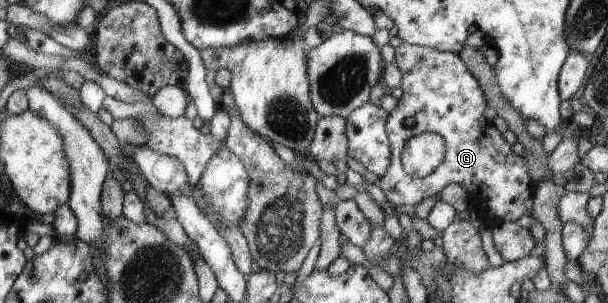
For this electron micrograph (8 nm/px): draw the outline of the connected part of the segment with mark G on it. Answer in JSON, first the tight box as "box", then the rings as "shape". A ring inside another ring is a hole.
{"box":[377,42,534,228],"shape":[[[403,42],[395,48],[395,63],[402,73],[400,87],[403,94],[398,99],[397,107],[388,113],[385,122],[392,156],[385,175],[377,182],[389,205],[397,210],[411,211],[423,199],[439,195],[450,183],[459,183],[469,196],[471,210],[478,212],[485,226],[492,228],[505,222],[515,223],[523,215],[532,215],[534,183],[525,154],[516,155],[502,136],[493,132],[491,122],[483,116],[488,105],[485,94],[458,54]],[[423,132],[431,132],[443,137],[446,152],[442,166],[435,168],[424,178],[414,178],[404,172],[401,152],[409,139]]]}

